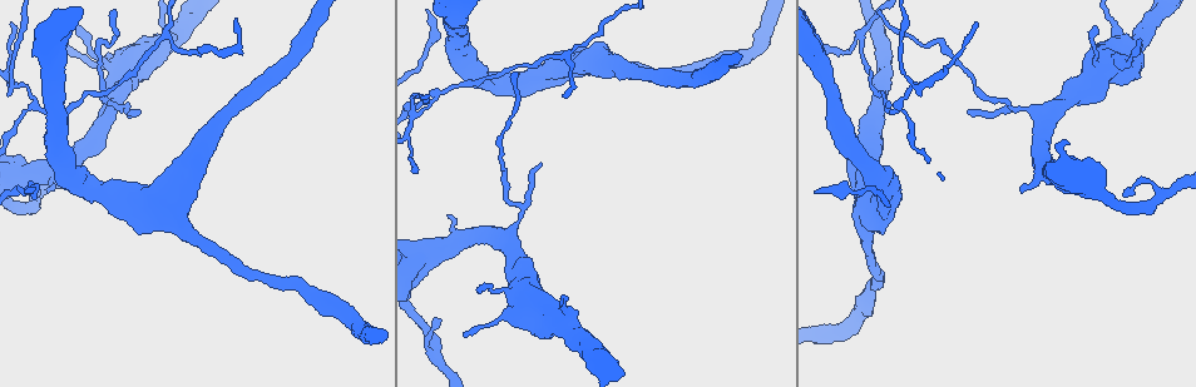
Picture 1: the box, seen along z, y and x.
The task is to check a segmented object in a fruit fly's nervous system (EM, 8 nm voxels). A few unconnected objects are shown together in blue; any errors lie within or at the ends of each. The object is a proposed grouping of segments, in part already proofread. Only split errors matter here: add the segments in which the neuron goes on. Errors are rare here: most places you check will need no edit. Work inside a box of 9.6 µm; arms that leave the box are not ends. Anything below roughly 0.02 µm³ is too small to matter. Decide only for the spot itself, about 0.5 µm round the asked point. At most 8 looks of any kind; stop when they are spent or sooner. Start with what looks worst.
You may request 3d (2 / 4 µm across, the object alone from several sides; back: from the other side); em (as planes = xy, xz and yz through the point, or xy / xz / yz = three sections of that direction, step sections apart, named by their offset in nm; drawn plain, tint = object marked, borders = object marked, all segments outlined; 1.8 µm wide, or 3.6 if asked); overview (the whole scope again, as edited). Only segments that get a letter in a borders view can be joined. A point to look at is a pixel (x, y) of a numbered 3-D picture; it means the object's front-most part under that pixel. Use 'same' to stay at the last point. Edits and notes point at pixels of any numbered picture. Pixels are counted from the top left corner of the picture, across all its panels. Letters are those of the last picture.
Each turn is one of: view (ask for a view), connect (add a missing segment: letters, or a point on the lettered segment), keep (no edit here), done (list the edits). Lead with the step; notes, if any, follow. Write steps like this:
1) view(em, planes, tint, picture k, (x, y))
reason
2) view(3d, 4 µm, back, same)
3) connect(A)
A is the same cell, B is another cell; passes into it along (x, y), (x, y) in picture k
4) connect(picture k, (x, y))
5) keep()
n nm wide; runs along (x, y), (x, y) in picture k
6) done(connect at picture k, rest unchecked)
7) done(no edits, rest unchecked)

view(em, yz, step 16, tint, picture 1, (418, 115))
side arm on a straight run

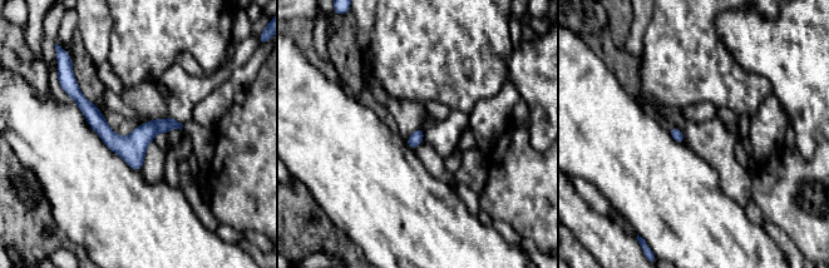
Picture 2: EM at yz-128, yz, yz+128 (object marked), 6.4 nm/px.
view(em, yz, step 16, borders, same)

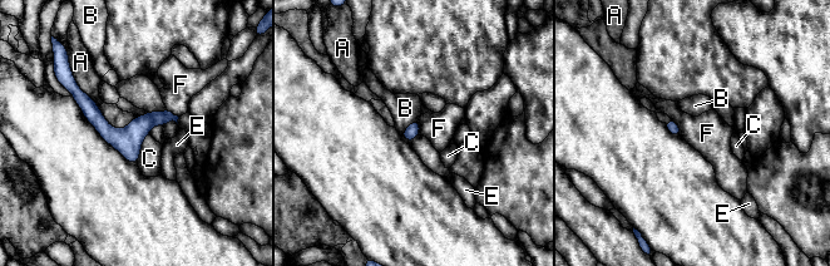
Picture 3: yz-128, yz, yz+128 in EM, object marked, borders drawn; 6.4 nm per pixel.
keep()
A, B, C, E and F are other cells; none of them fits

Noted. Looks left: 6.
view(em, planes, borders, picture 1, (79, 26))
tapers out

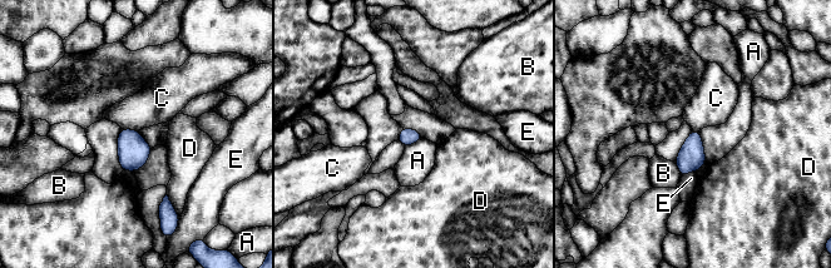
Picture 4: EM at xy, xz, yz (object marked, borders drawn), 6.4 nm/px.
keep()
110 nm wide; A touches over 200 nm; A, B, C, D and E are other cells; none of them fits

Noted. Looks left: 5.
view(3d, 4 µm, picture 1, (135, 232))
thick end

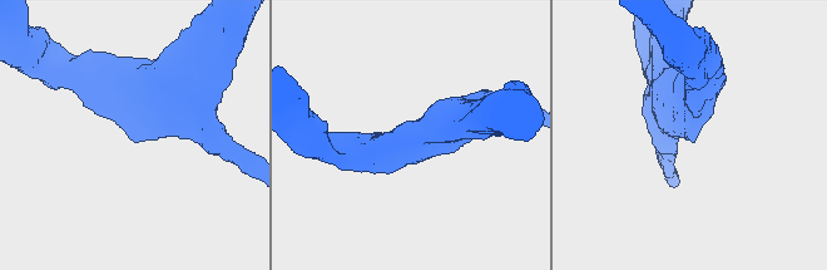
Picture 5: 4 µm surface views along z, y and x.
view(em, planes, borders, picture 5, (131, 140))
shape alone is not enough

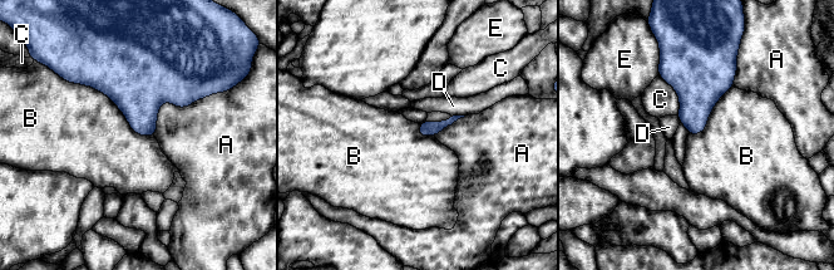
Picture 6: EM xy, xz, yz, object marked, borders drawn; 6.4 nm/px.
keep()
A, B, C, D and E are other cells; border along (68, 80), (103, 92), (153, 137) in picture 6; no lettered segment goes on from it

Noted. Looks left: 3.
done(no edits, rest unchecked)

